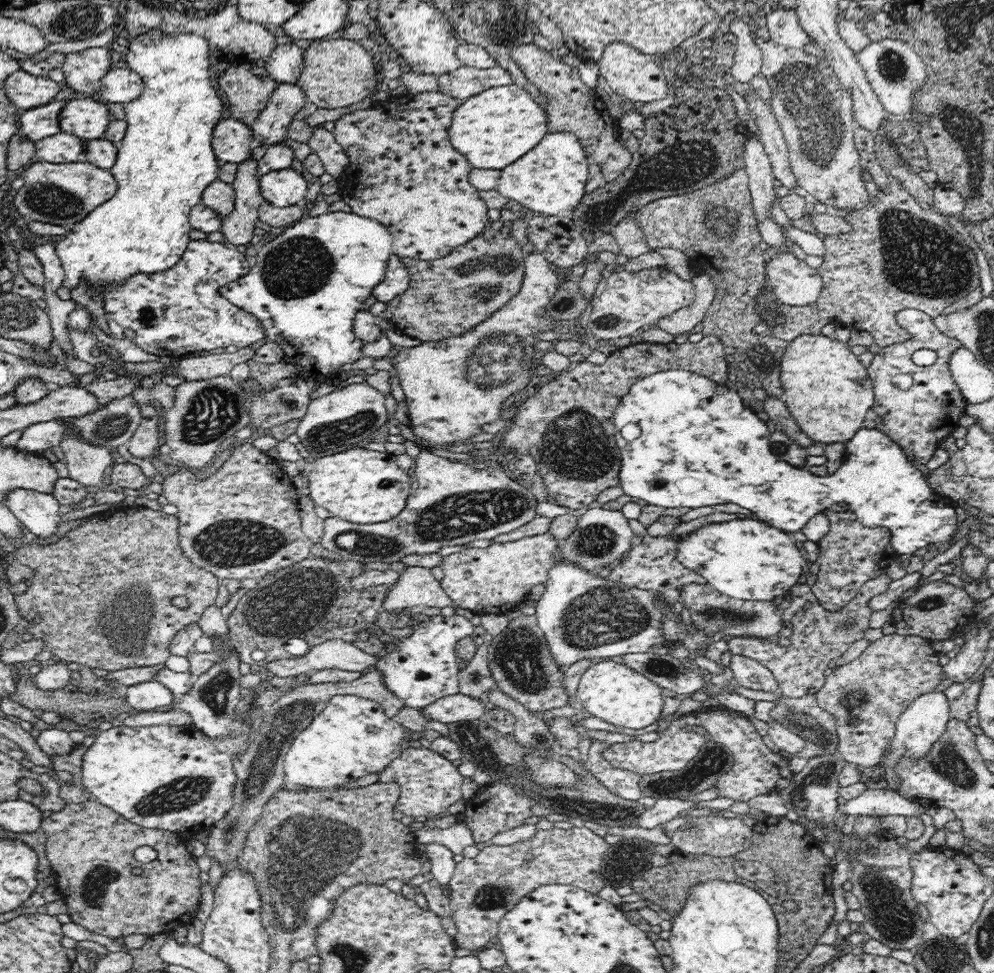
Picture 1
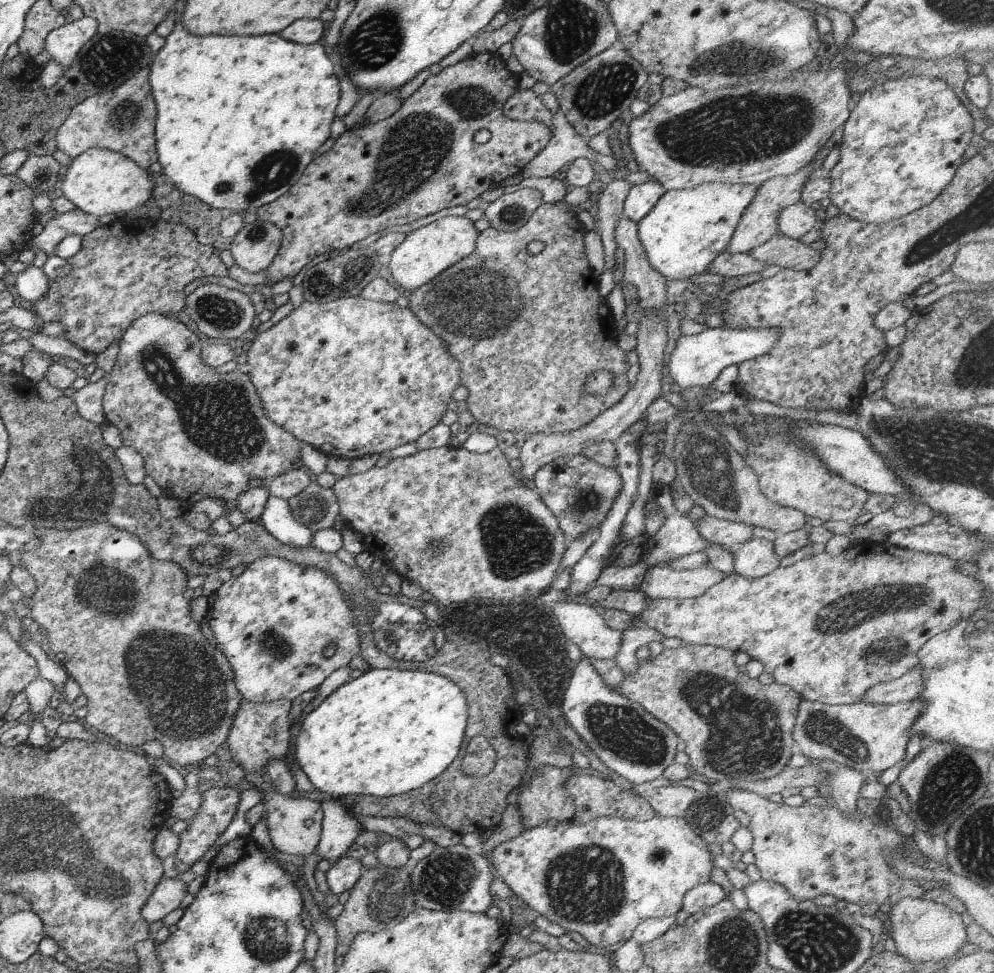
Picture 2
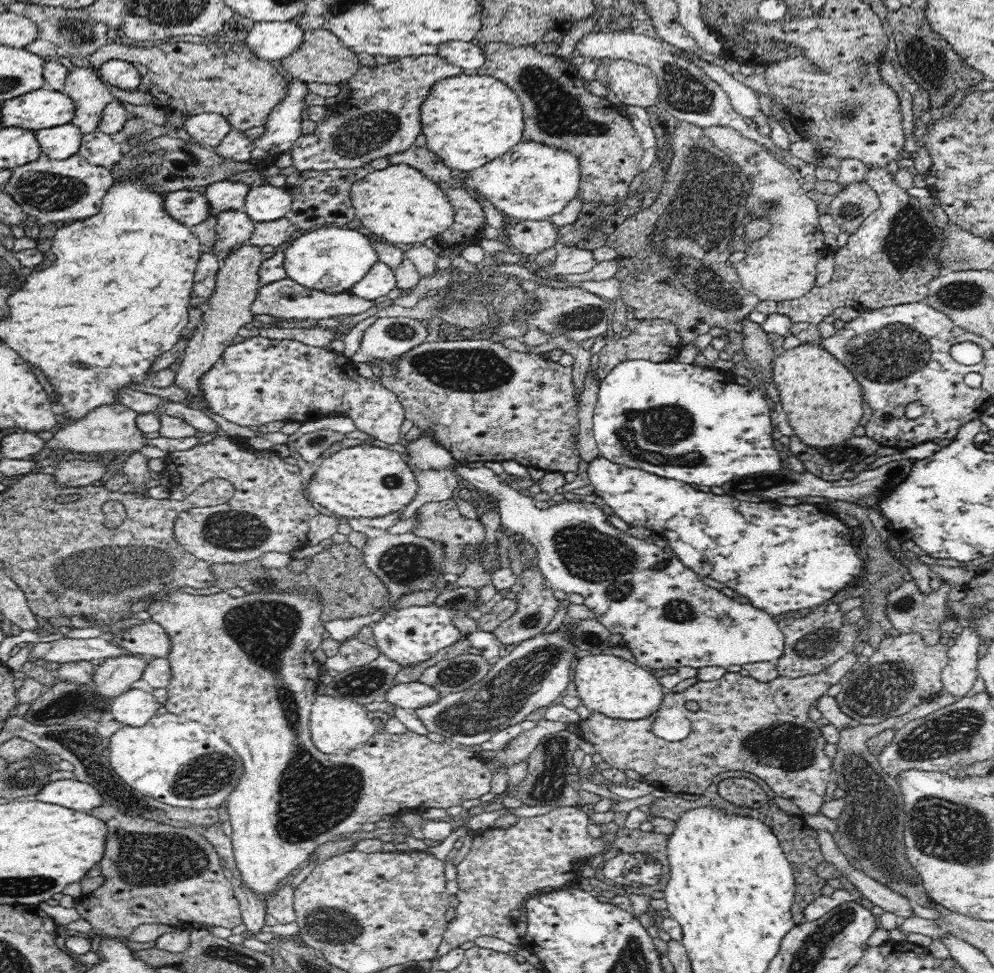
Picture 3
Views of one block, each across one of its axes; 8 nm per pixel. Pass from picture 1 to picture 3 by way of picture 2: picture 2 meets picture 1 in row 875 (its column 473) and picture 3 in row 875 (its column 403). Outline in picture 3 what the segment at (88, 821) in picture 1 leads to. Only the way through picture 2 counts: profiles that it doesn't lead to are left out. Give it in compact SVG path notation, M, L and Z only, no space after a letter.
M106 802L86 812L104 821L106 825L104 852L97 862L104 883L92 894L80 897L74 907L82 920L90 923L93 935L127 940L132 931L142 924L162 924L186 931L207 927L232 929L243 924L240 904L235 898L235 887L222 871L224 862L216 848L201 834L190 828L214 825L219 821L218 811L214 808L192 810L168 804L162 806L166 806L164 808L166 812L172 810L172 816L164 814L168 822L154 822L154 820L144 820L140 816L127 815L120 812L118 807Z

